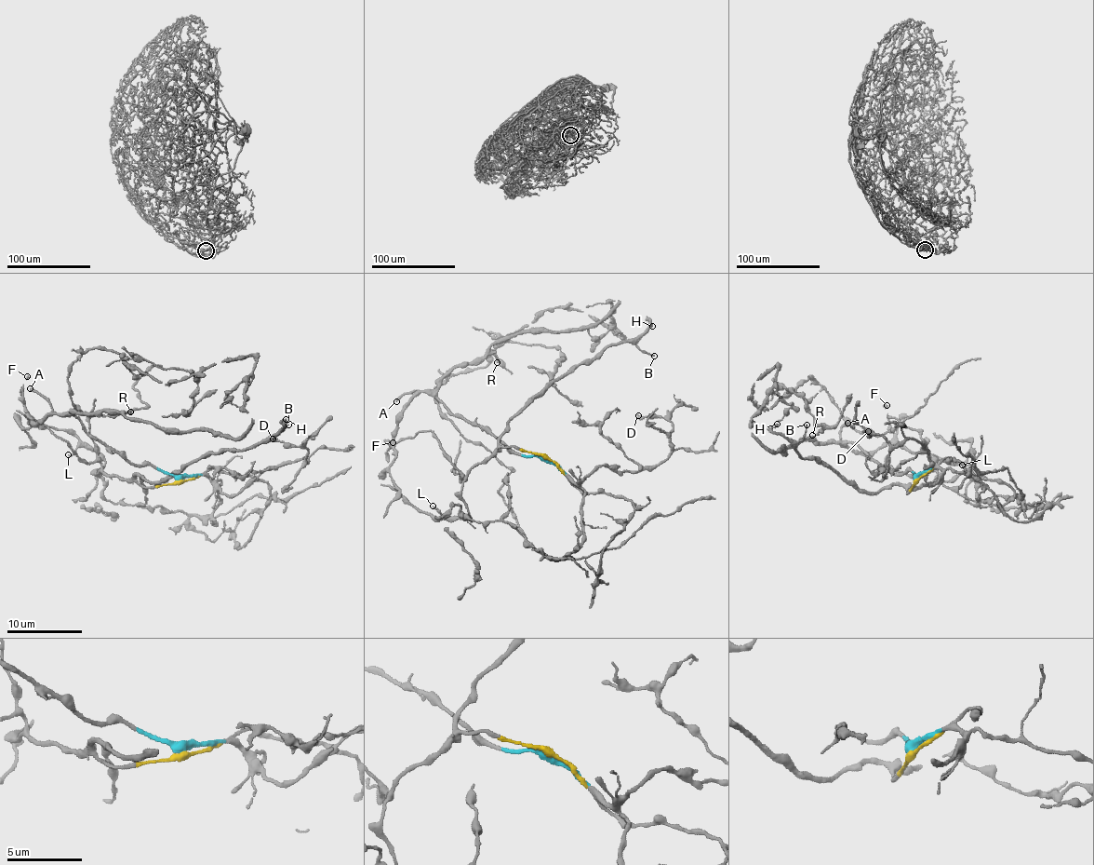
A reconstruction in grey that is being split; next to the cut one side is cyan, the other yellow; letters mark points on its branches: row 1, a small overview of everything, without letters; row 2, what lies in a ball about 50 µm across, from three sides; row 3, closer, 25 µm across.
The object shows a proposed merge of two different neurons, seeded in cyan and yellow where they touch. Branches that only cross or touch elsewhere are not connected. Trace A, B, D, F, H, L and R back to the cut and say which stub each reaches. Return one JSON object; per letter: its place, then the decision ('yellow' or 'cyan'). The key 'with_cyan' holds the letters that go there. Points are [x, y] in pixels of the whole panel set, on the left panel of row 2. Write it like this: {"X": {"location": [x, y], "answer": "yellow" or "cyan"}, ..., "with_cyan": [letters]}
{"A": {"location": [30, 388], "answer": "cyan"}, "B": {"location": [288, 425], "answer": "yellow"}, "D": {"location": [273, 439], "answer": "cyan"}, "F": {"location": [27, 376], "answer": "yellow"}, "H": {"location": [286, 419], "answer": "yellow"}, "L": {"location": [68, 454], "answer": "yellow"}, "R": {"location": [130, 412], "answer": "cyan"}, "with_cyan": ["A", "D", "R"]}

